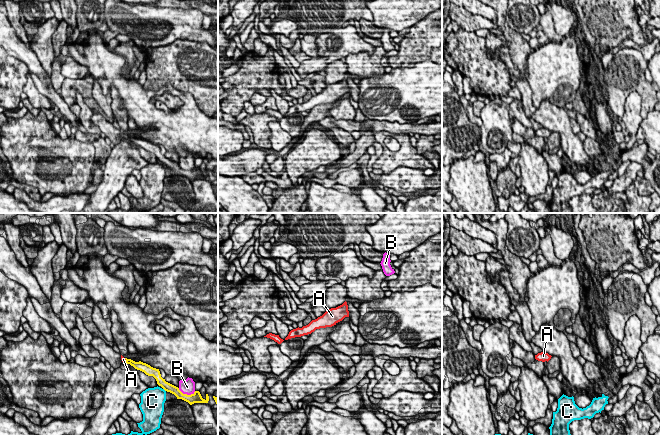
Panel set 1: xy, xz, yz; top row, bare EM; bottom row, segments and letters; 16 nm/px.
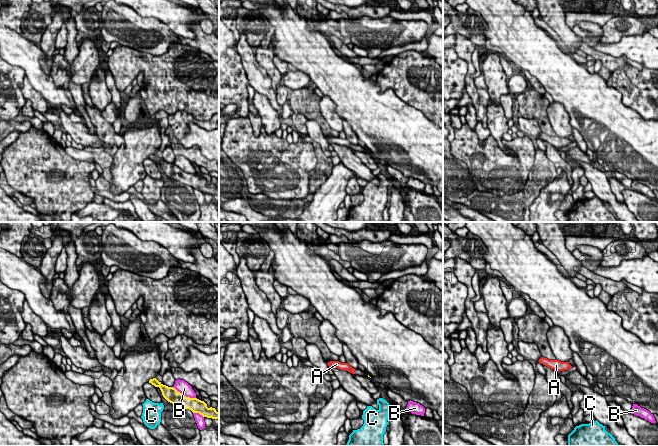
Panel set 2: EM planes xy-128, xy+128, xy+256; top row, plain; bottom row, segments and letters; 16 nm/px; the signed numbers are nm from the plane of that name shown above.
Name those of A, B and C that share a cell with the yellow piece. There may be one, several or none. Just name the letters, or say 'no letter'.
A

